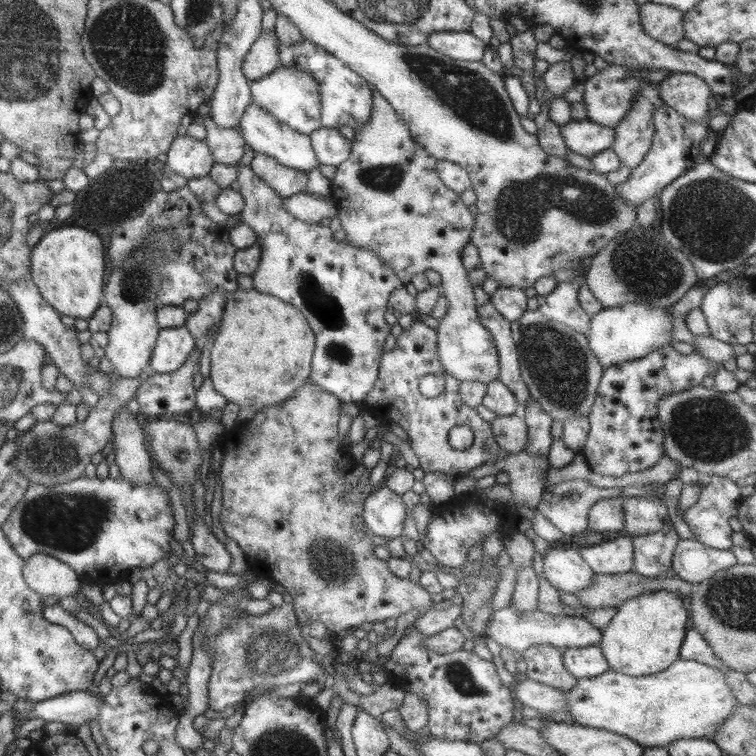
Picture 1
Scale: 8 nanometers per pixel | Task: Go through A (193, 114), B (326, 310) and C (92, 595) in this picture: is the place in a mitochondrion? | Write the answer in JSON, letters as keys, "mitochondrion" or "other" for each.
{"A":"other","B":"mitochondrion","C":"other"}

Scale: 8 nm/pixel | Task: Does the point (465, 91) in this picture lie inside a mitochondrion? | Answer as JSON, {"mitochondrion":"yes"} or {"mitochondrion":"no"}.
{"mitochondrion":"yes"}

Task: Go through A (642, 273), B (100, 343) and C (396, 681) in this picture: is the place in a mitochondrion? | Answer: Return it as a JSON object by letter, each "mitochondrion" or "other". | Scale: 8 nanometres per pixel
{"A":"mitochondrion","B":"other","C":"other"}

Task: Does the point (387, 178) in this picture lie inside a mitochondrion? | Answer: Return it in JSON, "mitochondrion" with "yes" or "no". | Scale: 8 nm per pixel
{"mitochondrion":"yes"}

